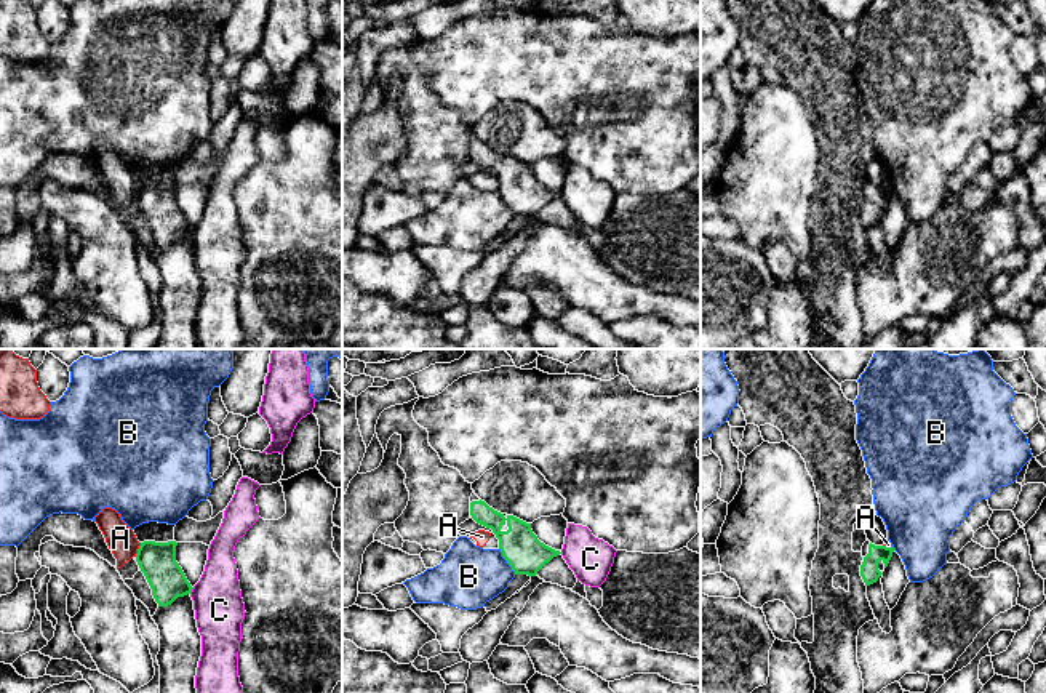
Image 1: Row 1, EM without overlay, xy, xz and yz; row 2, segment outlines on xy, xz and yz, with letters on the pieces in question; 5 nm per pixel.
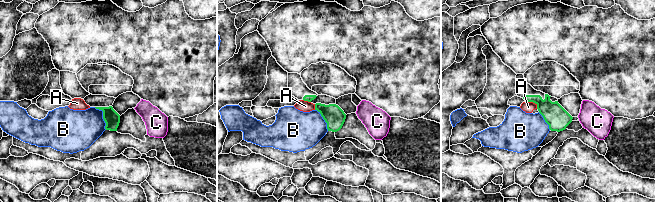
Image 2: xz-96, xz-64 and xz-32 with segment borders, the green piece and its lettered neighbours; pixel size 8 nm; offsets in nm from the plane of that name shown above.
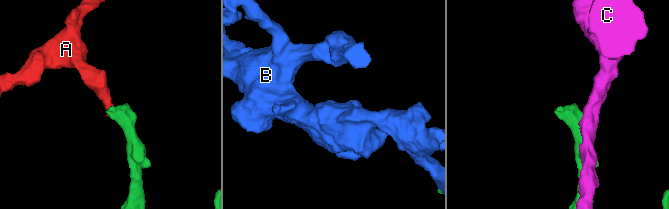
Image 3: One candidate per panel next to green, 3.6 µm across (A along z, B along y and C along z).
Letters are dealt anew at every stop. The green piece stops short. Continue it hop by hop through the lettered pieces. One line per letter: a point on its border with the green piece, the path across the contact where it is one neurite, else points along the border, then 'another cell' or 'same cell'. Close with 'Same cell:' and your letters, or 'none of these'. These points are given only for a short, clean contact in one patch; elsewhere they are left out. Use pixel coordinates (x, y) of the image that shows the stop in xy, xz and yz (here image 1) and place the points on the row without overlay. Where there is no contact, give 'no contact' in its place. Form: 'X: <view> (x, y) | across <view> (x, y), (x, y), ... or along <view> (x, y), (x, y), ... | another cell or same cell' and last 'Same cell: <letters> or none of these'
A: xy (138, 191) | along xy (141, 184), (135, 197) | another cell
B: xz (506, 200) | along xz (499, 189), (515, 215) | another cell
C: xy (191, 232) | another cell
Same cell: none of these

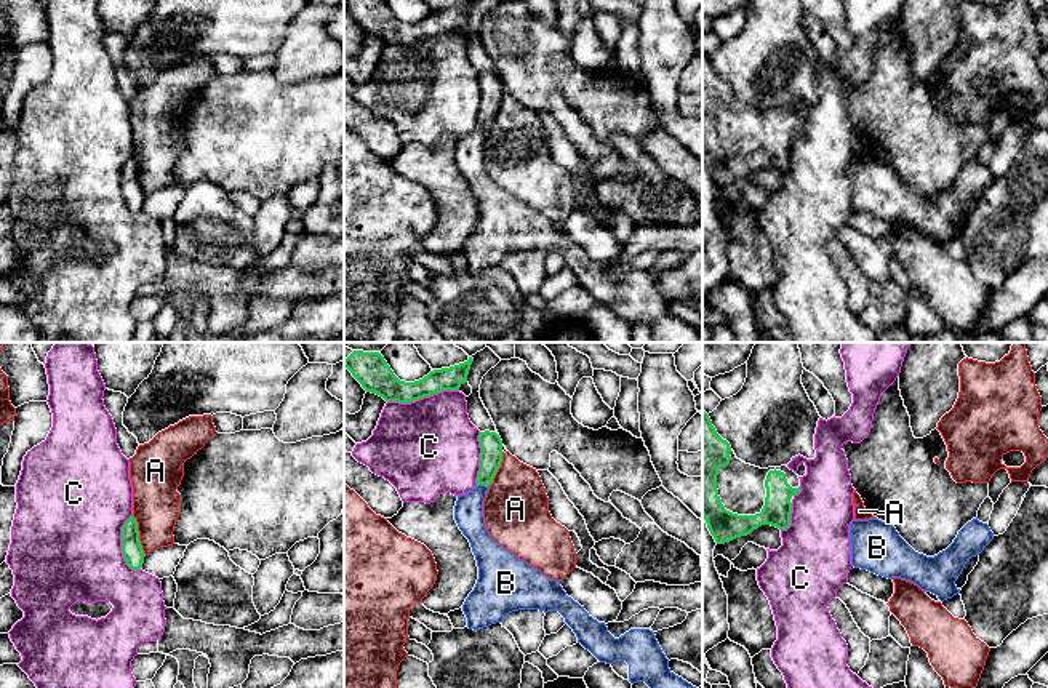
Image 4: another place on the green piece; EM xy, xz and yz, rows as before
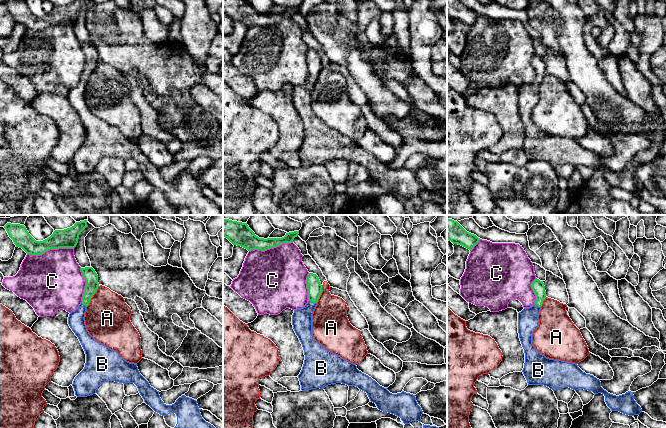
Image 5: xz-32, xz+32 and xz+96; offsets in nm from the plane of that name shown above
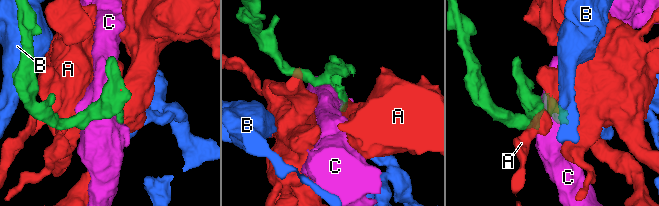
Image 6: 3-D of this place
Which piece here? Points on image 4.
A: xy (138, 176) | along xy (132, 157), (138, 167), (141, 191), (146, 196) | another cell
B: xz (484, 125) | across xz (490, 84), (490, 104), (484, 125), (469, 149) | same cell
C: xz (423, 39) | another cell
Same cell: B

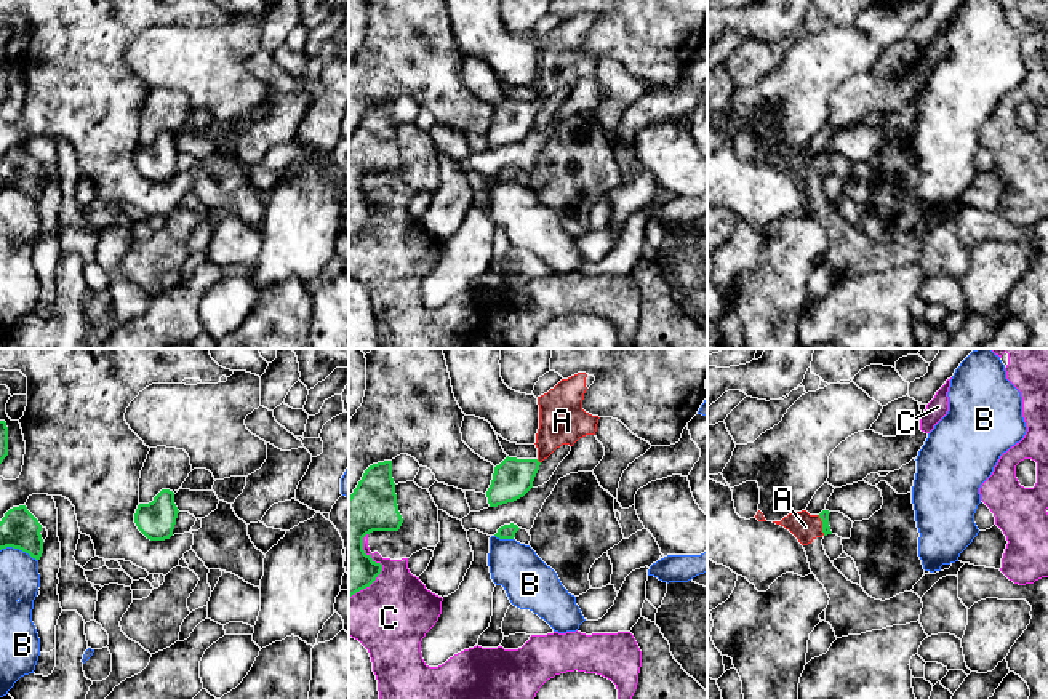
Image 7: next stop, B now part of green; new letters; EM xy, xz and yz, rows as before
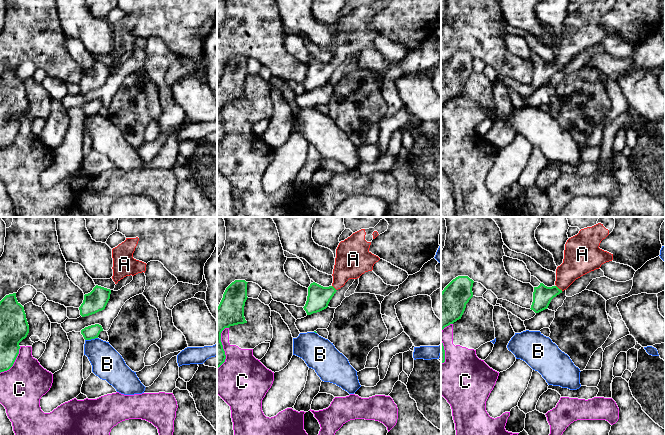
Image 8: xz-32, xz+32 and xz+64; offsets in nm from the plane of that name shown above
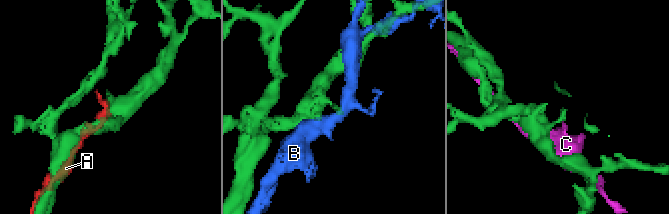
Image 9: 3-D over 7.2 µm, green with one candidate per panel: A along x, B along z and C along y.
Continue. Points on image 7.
A: yz (823, 167) | across yz (824, 157), (823, 167), (805, 168) | same cell
B: xy (20, 191) | another cell
C: xz (381, 210) | another cell
Same cell: A

